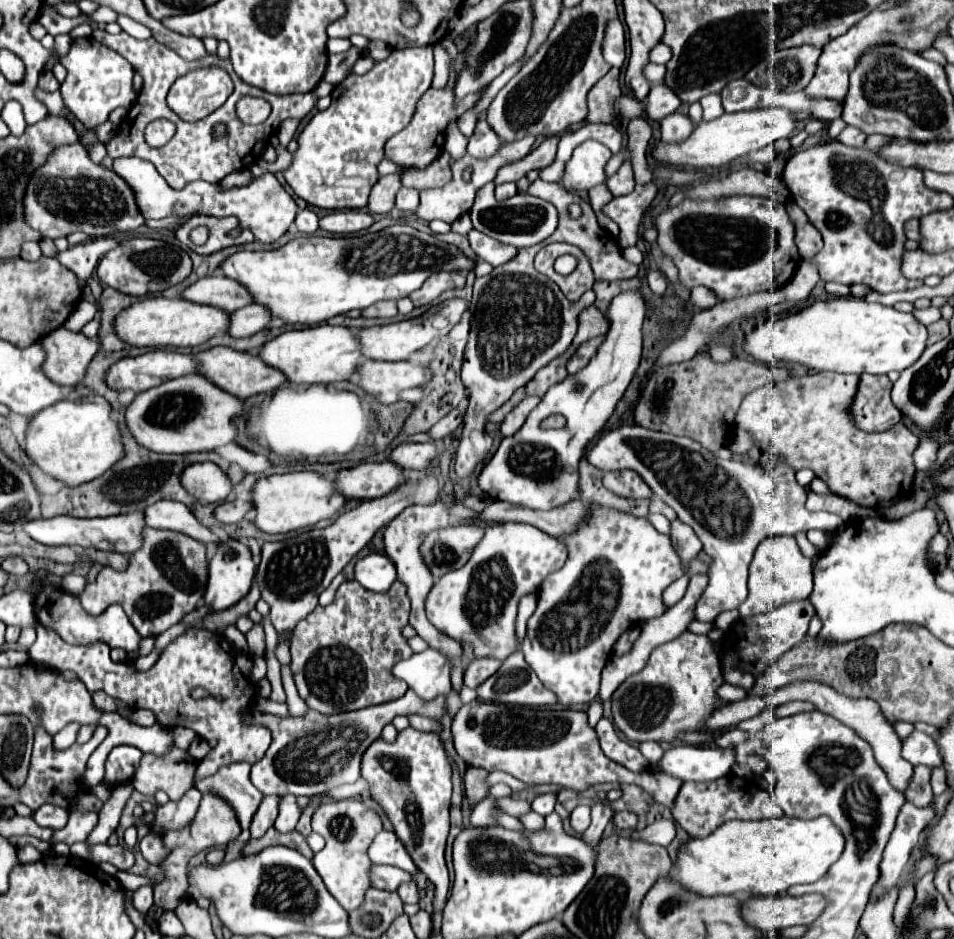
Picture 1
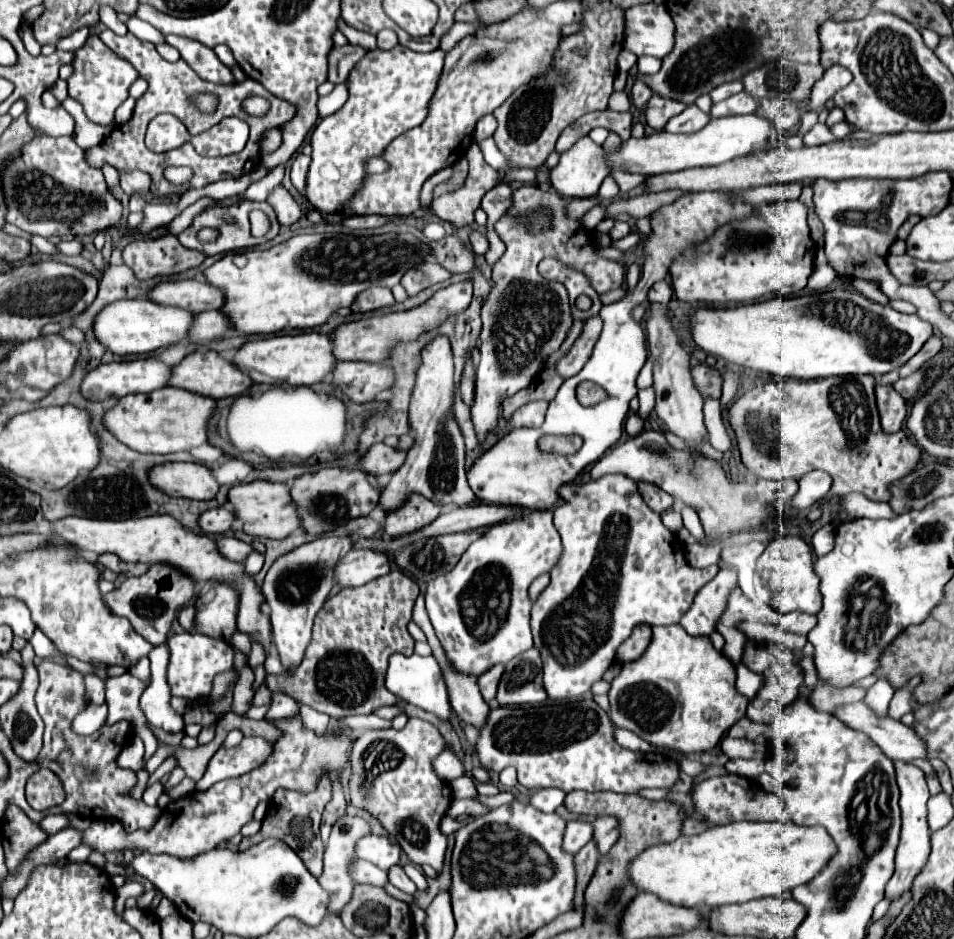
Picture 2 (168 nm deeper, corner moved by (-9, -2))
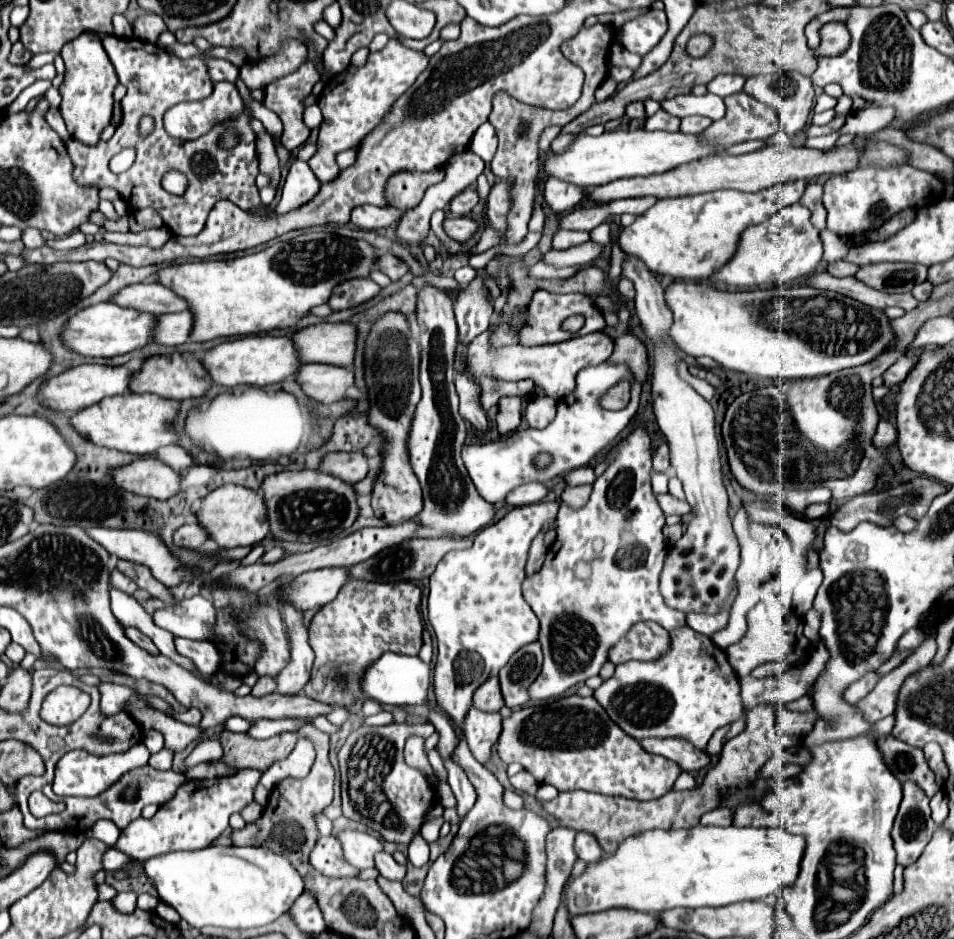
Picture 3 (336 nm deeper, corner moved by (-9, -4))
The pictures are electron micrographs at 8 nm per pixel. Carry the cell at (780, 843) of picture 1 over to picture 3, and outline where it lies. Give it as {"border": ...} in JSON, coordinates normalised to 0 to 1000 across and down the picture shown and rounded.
{"border":[[[729,880],[722,884],[678,884],[655,892],[640,912],[615,920],[607,933],[596,931],[592,941],[592,965],[599,976],[632,971],[640,967],[661,967],[668,971],[695,971],[701,967],[735,967],[762,965],[779,958],[796,958],[812,952],[817,946],[831,941],[840,918],[844,895],[819,882],[754,882]]]}

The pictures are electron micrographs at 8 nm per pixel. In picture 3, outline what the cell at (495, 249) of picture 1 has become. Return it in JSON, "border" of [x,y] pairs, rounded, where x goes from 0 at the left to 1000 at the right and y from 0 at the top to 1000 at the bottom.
{"border":[[[466,232],[464,245],[471,253],[475,253],[479,258],[487,258],[487,256],[498,251],[500,239],[494,232]]]}

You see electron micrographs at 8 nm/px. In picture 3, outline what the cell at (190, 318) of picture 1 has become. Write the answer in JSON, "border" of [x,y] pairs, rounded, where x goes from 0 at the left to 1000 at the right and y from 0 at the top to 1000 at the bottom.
{"border":[[[106,322],[93,328],[83,330],[79,337],[74,337],[68,347],[64,349],[64,364],[68,371],[85,377],[85,379],[108,379],[116,381],[123,377],[133,377],[137,373],[144,373],[160,362],[160,345],[162,337],[127,328],[118,322]]]}

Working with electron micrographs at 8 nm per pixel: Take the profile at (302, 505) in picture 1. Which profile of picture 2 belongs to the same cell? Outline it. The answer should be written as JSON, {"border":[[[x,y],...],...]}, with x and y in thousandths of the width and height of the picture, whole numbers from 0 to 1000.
{"border":[[[267,511],[267,513],[244,518],[240,522],[240,537],[244,537],[248,552],[255,554],[255,564],[263,571],[295,575],[316,562],[311,537],[305,530],[305,518],[301,513]]]}

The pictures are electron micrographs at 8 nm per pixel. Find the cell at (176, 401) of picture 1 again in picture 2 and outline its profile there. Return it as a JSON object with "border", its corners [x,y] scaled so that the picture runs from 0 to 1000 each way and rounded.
{"border":[[[173,411],[156,420],[135,420],[118,432],[108,449],[121,462],[123,469],[133,473],[137,479],[152,483],[177,483],[206,477],[219,471],[219,447],[223,445],[227,426],[198,417],[192,413]]]}

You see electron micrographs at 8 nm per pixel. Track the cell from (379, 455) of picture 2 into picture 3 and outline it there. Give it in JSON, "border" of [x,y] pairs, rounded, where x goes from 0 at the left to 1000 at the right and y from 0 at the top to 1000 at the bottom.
{"border":[[[345,481],[336,488],[334,501],[364,515],[372,515],[385,507],[387,494],[381,481]]]}

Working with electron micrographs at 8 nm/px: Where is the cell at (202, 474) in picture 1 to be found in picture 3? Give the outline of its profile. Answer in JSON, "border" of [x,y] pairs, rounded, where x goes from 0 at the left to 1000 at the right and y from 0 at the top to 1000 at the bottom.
{"border":[[[152,483],[140,485],[145,487],[142,492],[114,503],[123,520],[165,532],[175,532],[190,522],[190,507],[175,494],[162,488],[152,488]]]}

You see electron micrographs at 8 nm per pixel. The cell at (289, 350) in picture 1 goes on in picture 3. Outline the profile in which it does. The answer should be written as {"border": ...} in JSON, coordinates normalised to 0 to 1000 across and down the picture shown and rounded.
{"border":[[[255,358],[246,362],[238,362],[227,366],[225,371],[217,373],[211,381],[217,398],[221,400],[223,409],[232,411],[282,411],[307,403],[311,392],[316,390],[311,381],[311,373],[303,360],[288,360],[288,358]]]}

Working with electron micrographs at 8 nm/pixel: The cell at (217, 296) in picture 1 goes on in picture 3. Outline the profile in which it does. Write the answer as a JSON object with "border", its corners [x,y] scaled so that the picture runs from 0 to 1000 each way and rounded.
{"border":[[[148,300],[148,302],[137,302],[133,307],[127,307],[116,322],[121,322],[127,328],[139,328],[146,332],[156,332],[156,334],[175,334],[175,332],[190,332],[196,330],[194,319],[188,315],[181,315],[177,307],[169,307],[165,300]]]}

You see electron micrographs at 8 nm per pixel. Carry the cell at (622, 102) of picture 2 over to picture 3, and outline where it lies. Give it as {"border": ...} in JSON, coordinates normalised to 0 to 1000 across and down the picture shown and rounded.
{"border":[[[636,81],[636,83],[632,85],[632,89],[624,96],[624,106],[626,106],[626,109],[628,109],[628,106],[636,106],[638,102],[645,100],[645,96],[647,96],[647,87]]]}

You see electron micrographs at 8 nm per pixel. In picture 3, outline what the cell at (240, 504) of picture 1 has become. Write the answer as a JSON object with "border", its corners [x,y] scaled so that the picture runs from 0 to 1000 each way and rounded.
{"border":[[[198,554],[196,558],[192,558],[183,569],[181,569],[181,577],[188,584],[196,584],[196,586],[206,586],[217,577],[217,571],[213,567],[213,562],[206,558],[206,554]]]}

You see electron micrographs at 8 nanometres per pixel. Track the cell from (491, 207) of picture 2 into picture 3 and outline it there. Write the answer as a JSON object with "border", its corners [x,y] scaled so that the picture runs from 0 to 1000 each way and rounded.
{"border":[[[487,200],[485,204],[481,204],[479,209],[473,211],[473,215],[471,215],[471,226],[473,226],[475,230],[492,230],[494,224],[500,218],[500,215],[502,215],[500,204],[498,204],[496,200]]]}

